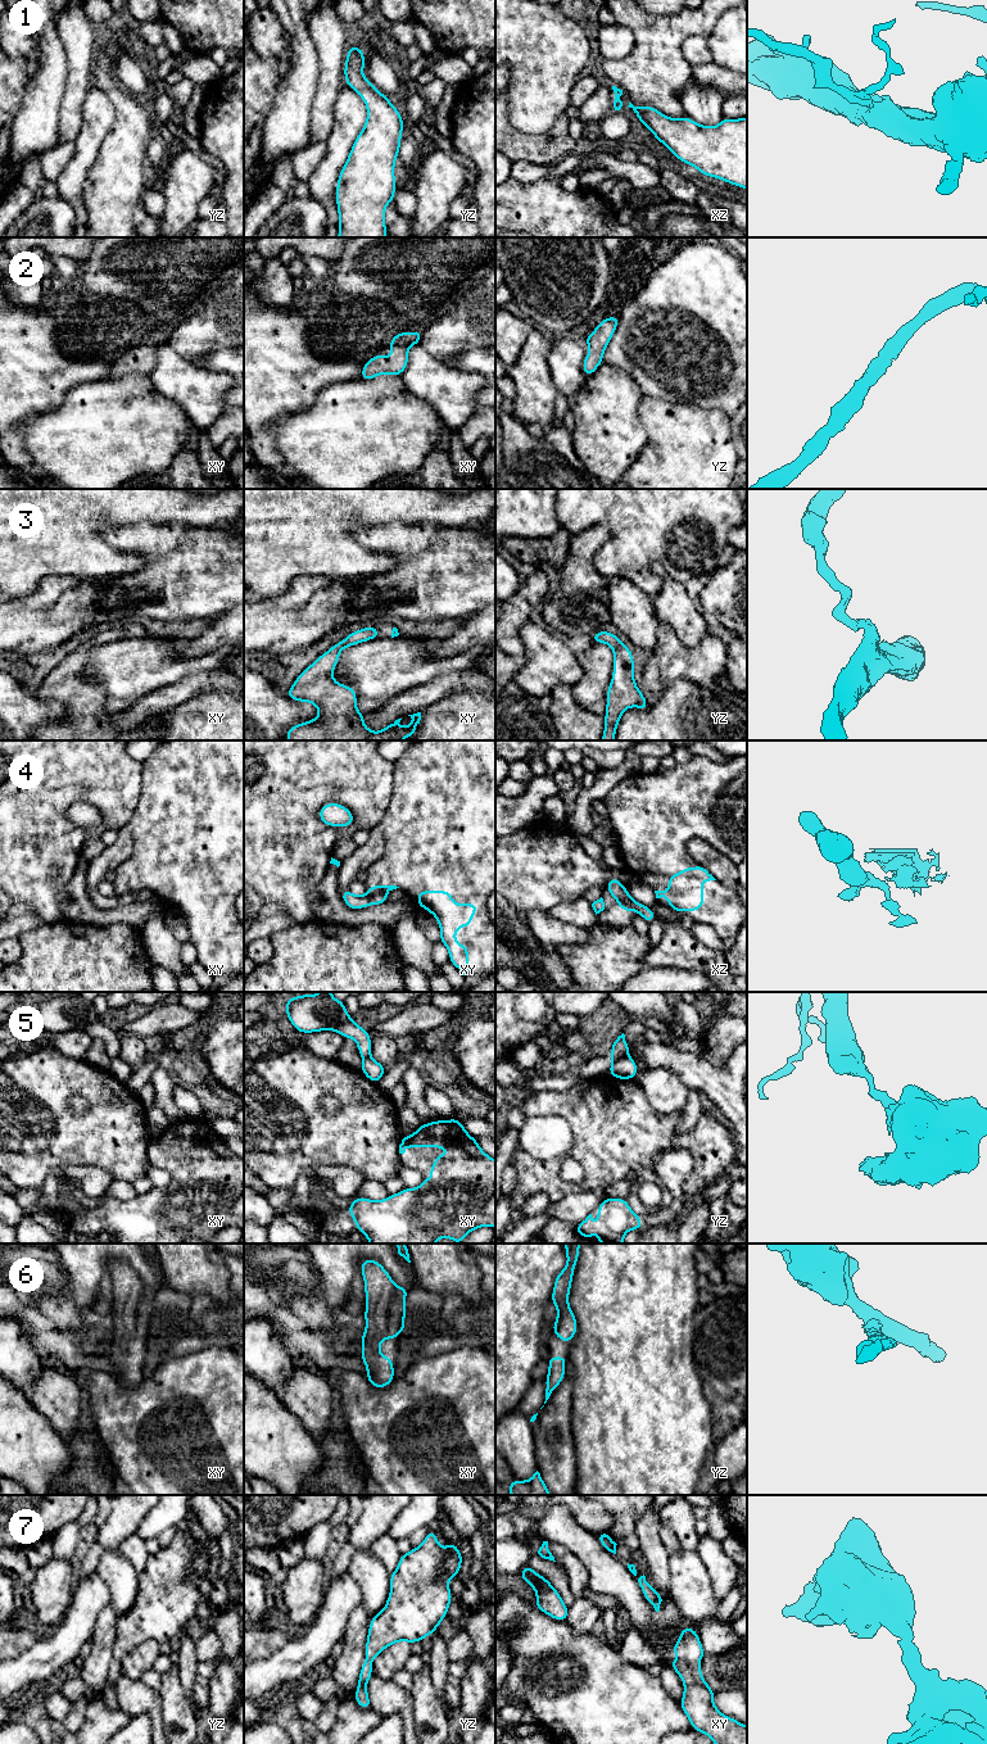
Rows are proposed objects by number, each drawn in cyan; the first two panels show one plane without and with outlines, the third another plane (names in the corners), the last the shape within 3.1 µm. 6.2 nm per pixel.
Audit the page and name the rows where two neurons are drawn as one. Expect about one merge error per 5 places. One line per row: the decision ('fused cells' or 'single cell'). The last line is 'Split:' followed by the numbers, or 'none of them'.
1: single cell
2: single cell
3: single cell
4: fused cells
5: fused cells
6: single cell
7: single cell
Split: 4, 5

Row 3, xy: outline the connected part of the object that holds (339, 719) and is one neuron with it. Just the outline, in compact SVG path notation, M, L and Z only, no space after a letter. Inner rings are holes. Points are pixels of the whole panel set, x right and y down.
M373 625L352 631L299 674L286 696L293 701L313 703L320 715L290 726L288 740L402 740L415 735L421 712L408 715L412 721L404 729L399 726L402 719L398 719L380 731L371 731L363 722L365 714L356 707L356 689L334 680L339 653L373 638L381 638Z

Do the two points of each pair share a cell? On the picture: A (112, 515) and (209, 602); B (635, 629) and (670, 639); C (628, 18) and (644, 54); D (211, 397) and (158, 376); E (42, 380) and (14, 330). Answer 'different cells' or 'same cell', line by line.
A: different cells
B: different cells
C: same cell
D: same cell
E: same cell

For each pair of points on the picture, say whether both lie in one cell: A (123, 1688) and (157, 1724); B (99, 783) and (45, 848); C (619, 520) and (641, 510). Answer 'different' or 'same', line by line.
A: same
B: same
C: same

